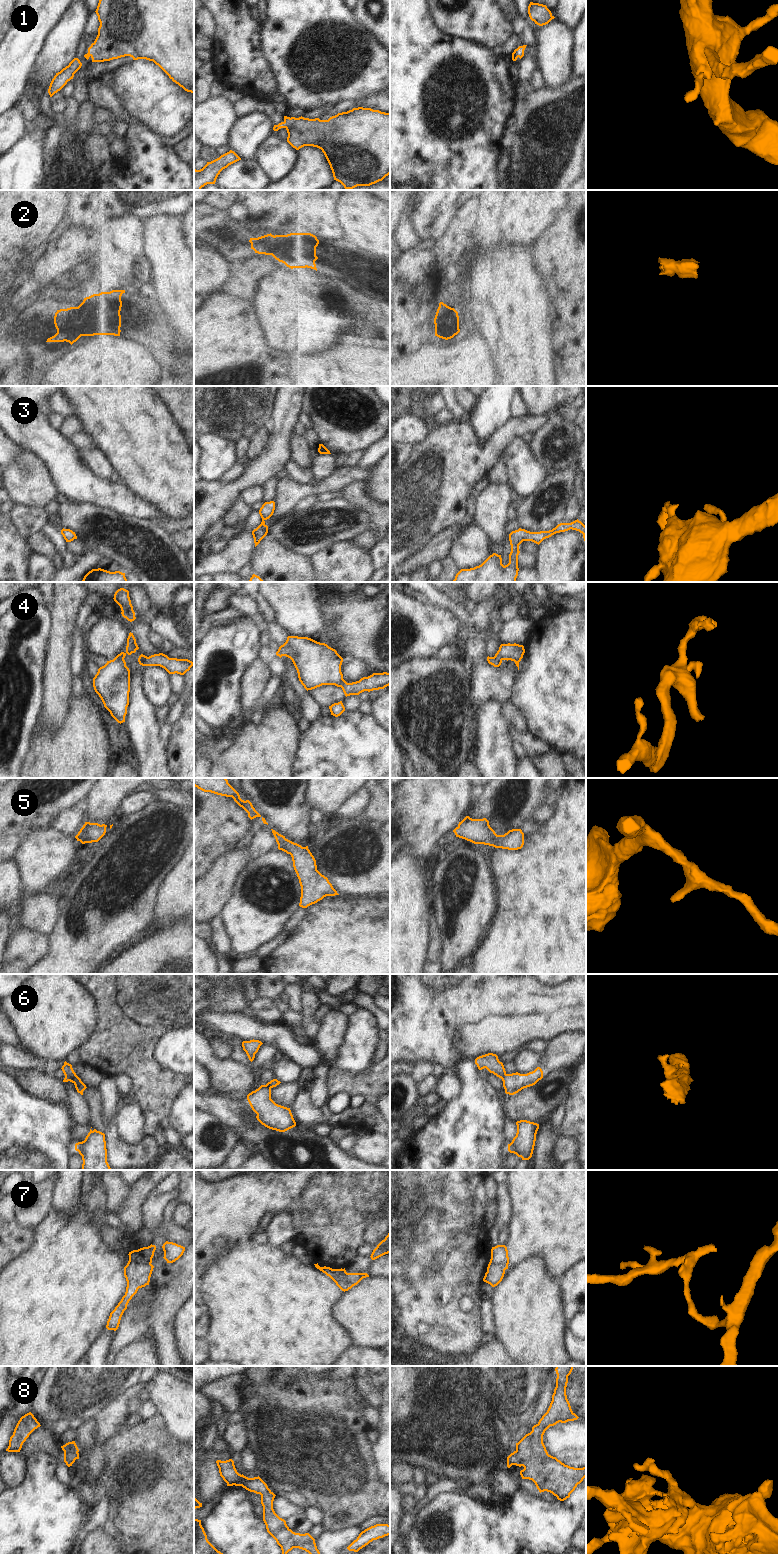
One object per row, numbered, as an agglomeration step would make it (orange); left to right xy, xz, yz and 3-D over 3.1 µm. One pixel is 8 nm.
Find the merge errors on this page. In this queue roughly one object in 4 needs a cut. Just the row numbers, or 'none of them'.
6, 7

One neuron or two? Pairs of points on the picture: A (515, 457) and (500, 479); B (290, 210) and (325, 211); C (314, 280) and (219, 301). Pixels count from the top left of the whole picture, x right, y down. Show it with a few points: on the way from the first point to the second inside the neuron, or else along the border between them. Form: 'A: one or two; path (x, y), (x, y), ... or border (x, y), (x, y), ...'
A: two; border (501, 457), (504, 462), (508, 482)
B: one; path (299, 210), (316, 211)
C: two; border (250, 302), (259, 324)

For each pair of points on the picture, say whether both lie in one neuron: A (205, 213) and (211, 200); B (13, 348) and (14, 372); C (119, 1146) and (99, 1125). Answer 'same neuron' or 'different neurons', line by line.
A: different neurons
B: same neuron
C: different neurons

